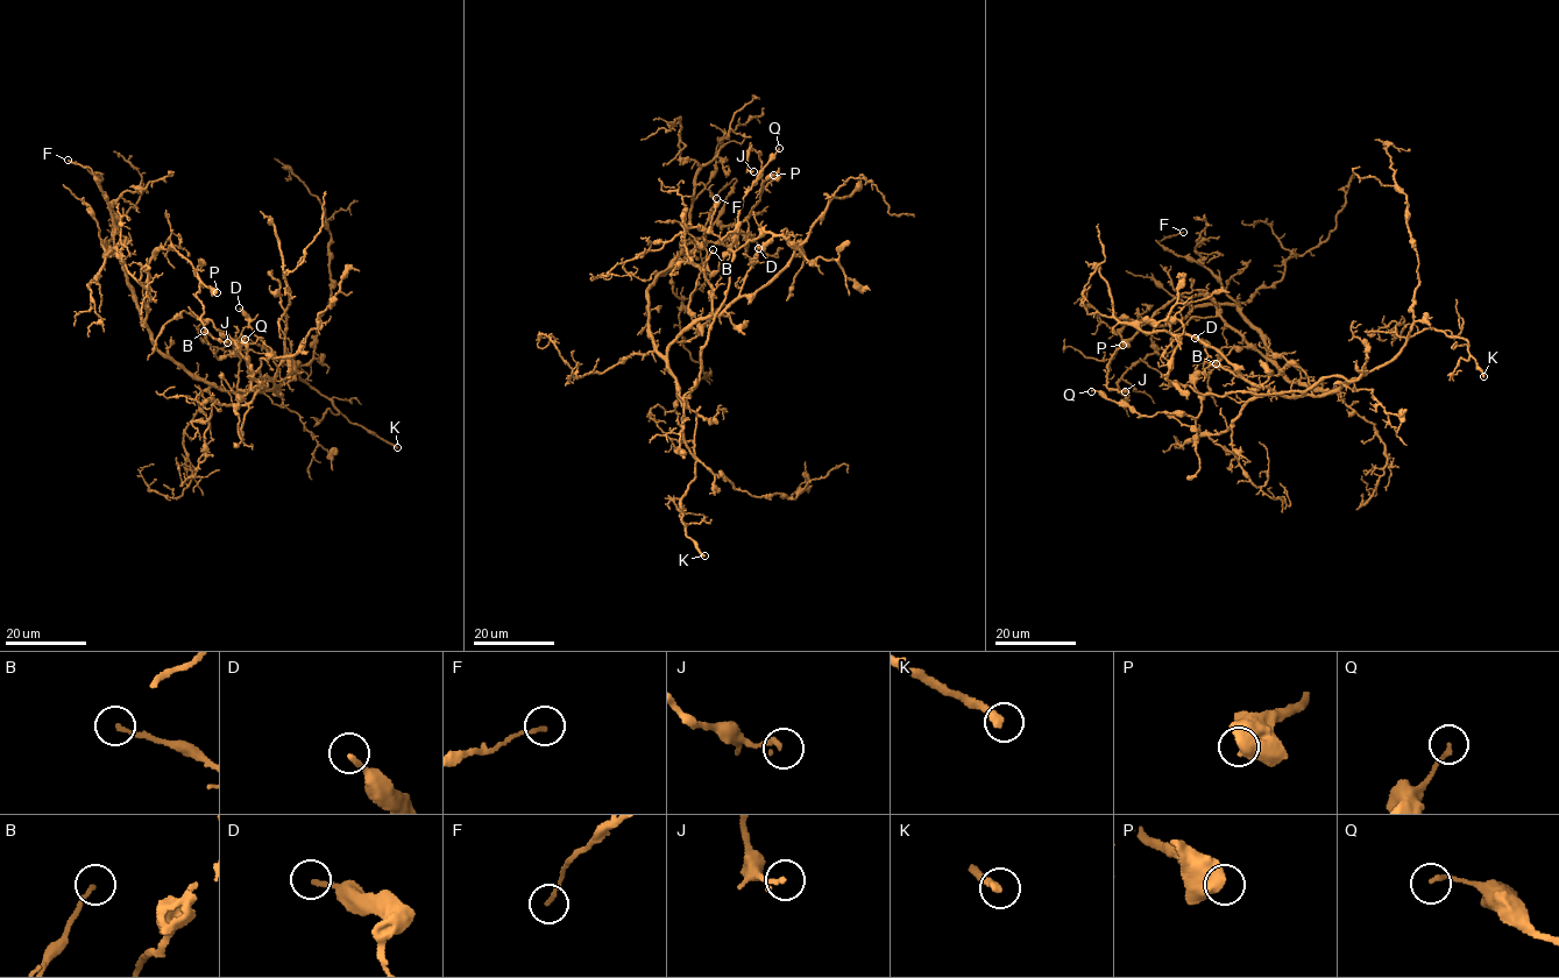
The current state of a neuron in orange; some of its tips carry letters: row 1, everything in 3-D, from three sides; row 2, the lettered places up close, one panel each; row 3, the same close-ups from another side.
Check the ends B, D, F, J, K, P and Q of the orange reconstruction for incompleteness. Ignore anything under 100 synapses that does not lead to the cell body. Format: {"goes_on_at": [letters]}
{"goes_on_at": ["K"]}

